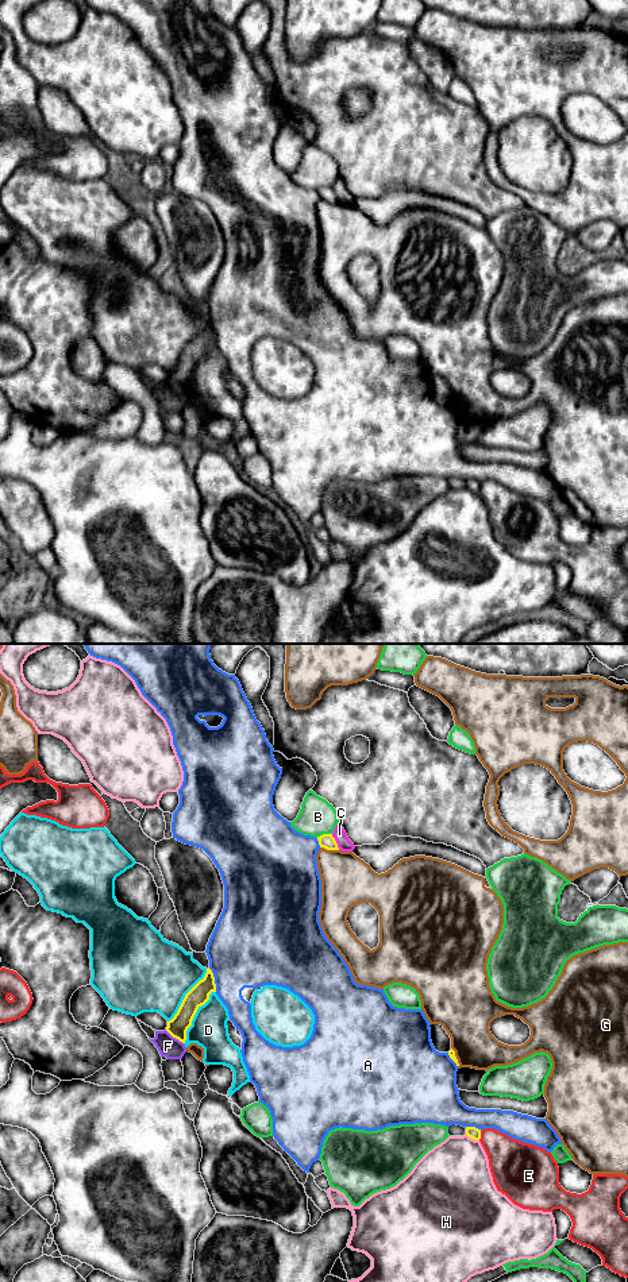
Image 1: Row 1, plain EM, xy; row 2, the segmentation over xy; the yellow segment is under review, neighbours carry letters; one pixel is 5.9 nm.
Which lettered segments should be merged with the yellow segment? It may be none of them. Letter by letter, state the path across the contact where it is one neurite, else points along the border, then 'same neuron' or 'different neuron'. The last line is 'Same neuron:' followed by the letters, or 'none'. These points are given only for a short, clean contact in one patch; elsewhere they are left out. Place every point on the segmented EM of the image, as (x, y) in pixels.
A: different neuron
B: different neuron
C: border xy (331, 834), (339, 849); different neuron
D: different neuron
E: different neuron
F: border xy (165, 1030), (182, 1043); different neuron
G: different neuron
H: different neuron
Same neuron: none

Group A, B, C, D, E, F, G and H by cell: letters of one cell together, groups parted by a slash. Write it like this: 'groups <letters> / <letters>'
groups A / B / C E / D / F / G / H

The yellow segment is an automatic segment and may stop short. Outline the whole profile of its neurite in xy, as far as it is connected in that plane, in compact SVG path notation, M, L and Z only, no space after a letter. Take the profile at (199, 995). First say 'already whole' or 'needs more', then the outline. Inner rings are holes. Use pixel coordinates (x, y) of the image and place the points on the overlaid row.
already whole; M208 968L203 980L200 980L184 997L177 1013L167 1022L166 1031L180 1042L185 1043L186 1031L197 1009L209 1000L209 995L216 992L216 984L212 970Z

